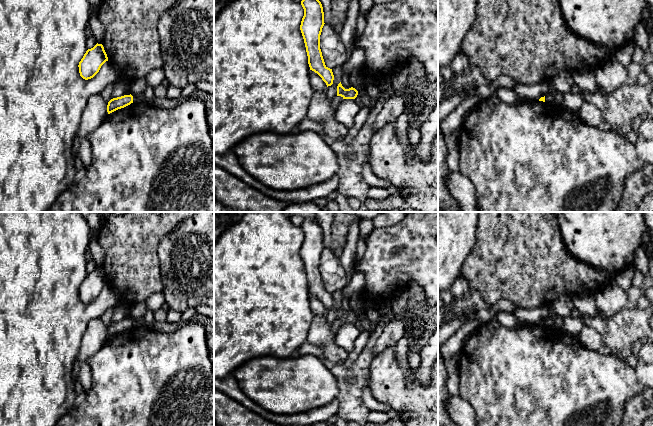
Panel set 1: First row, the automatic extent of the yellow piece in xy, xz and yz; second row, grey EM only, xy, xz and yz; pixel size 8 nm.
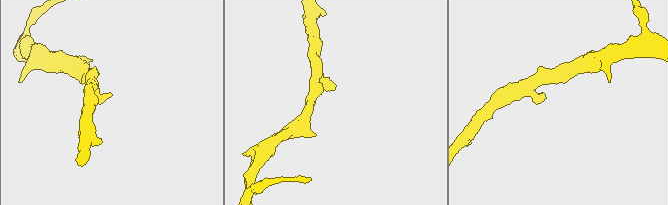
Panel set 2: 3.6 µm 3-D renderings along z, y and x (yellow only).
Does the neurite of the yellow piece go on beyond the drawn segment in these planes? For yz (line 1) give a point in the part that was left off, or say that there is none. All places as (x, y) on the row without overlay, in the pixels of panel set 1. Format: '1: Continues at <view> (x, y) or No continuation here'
1: No continuation here

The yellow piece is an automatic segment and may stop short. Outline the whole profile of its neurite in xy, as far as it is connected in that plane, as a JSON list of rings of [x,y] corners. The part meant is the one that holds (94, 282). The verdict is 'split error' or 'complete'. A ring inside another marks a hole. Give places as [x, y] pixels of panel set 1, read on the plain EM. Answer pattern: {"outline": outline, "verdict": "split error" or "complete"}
{"outline": [[[97,267],[93,272],[86,275],[79,286],[80,300],[85,304],[93,302],[106,285],[108,285],[108,281],[104,271]]], "verdict": "complete"}

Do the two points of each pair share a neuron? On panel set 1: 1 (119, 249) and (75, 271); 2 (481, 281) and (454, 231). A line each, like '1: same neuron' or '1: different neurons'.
1: different neurons
2: different neurons

